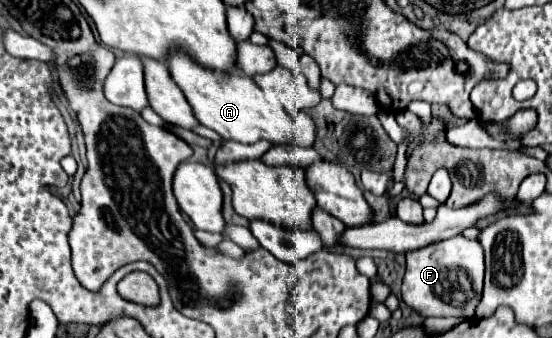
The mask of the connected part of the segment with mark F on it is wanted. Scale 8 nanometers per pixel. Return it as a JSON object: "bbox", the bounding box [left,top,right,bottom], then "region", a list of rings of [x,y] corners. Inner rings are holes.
{"bbox":[402,236,484,318],"region":[[[456,236],[450,240],[424,246],[424,250],[412,250],[406,254],[406,274],[402,282],[402,300],[424,318],[428,316],[452,316],[474,318],[480,304],[484,282],[484,252],[478,240],[466,240]],[[460,272],[470,280],[470,290],[462,290]]]}

